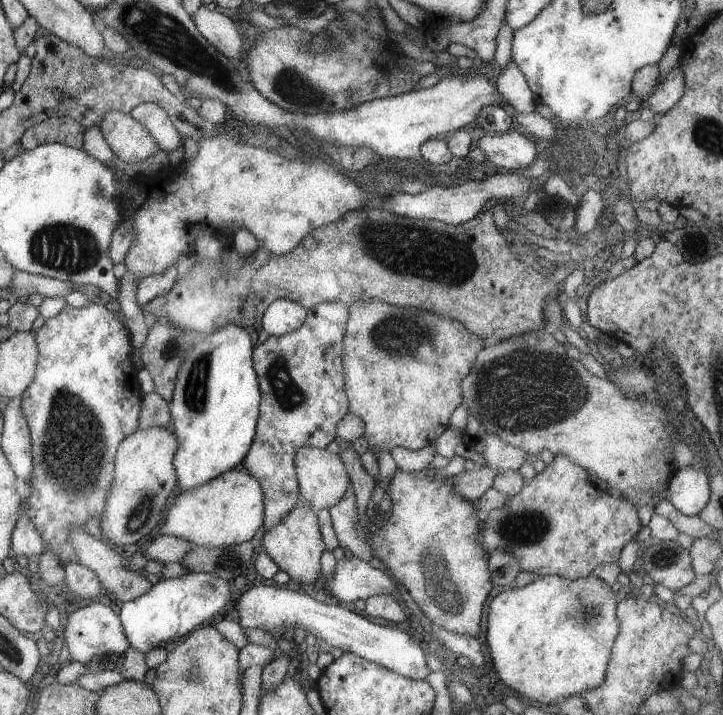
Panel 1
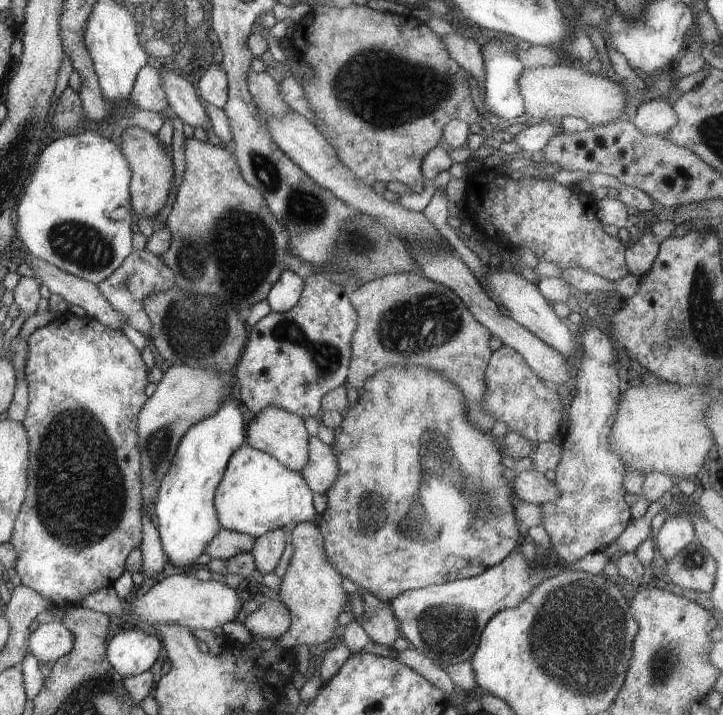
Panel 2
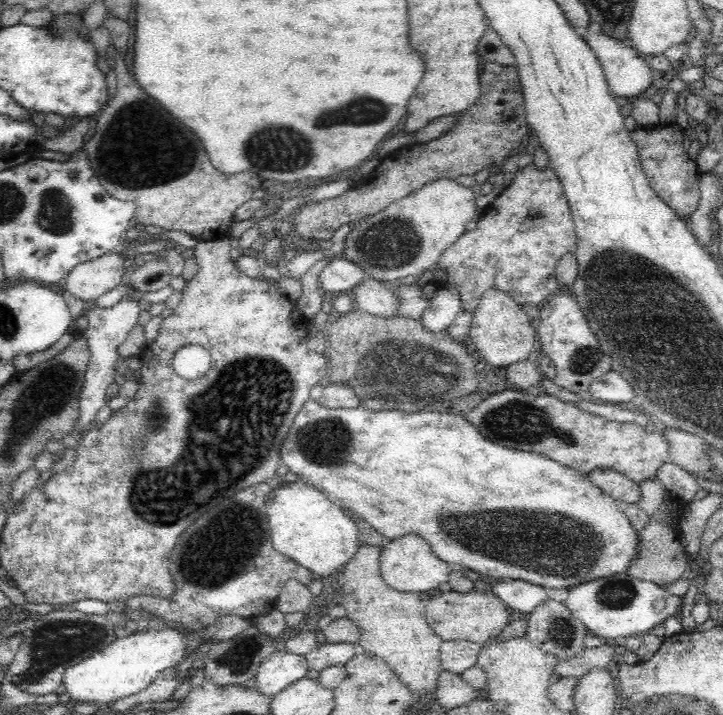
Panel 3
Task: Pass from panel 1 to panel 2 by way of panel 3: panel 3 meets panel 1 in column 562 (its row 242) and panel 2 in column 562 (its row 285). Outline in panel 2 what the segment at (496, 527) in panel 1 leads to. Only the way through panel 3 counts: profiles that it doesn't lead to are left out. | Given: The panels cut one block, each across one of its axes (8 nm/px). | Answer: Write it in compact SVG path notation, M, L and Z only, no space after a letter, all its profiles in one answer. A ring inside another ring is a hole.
M601 326L582 333L584 356L577 374L578 394L571 402L570 424L561 440L562 456L552 477L560 494L554 502L541 505L542 523L550 537L552 550L566 564L588 553L598 552L612 542L632 519L622 488L625 469L609 444L610 431L616 420L619 390L618 353Z

